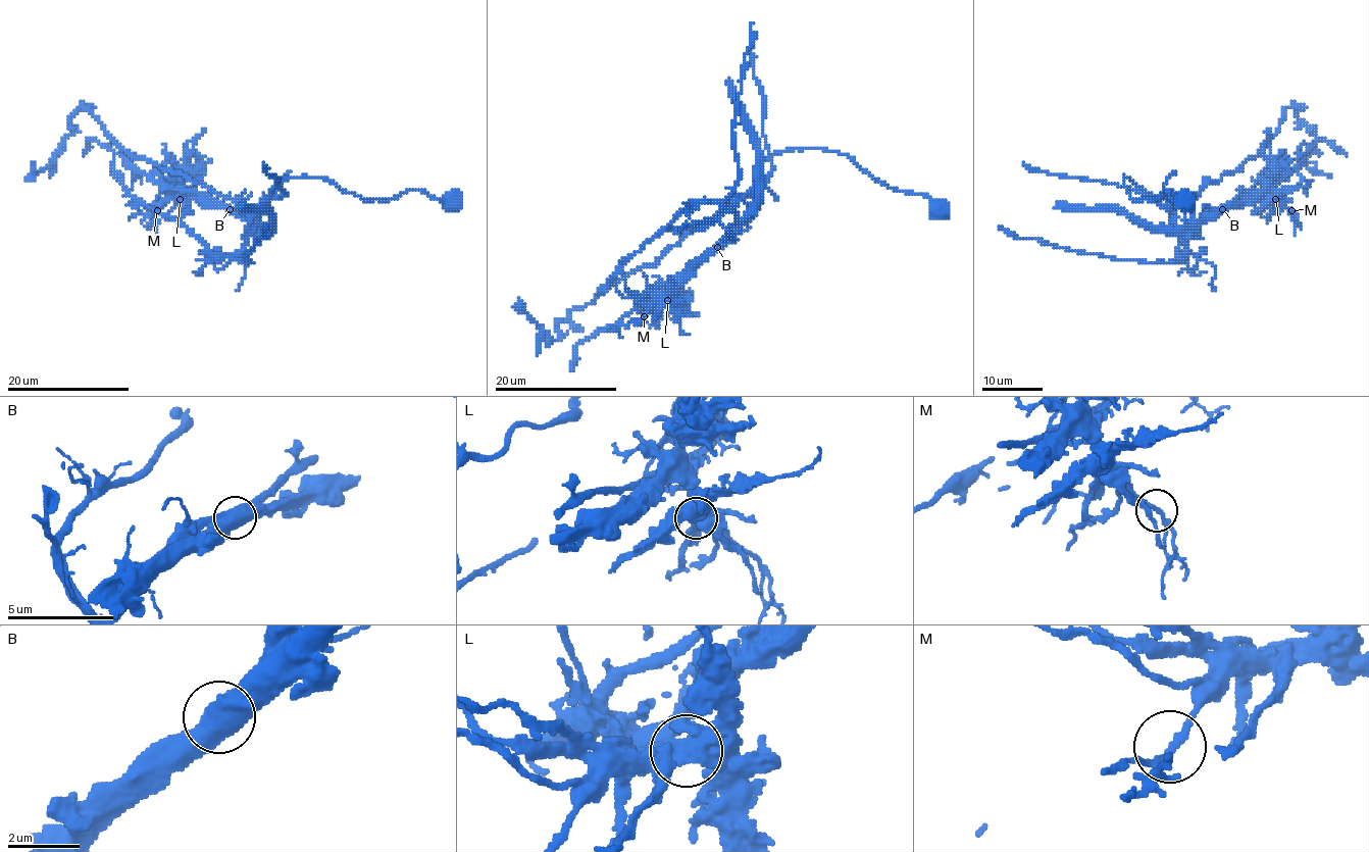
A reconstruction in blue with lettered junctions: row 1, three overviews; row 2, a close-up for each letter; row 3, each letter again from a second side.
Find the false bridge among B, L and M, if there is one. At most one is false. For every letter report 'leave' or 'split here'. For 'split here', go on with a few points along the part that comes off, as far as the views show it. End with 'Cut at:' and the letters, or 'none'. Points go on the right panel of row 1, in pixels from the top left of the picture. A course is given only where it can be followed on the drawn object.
B: split here; course (1222, 208), (1185, 229), (1155, 229), (1142, 220), (1129, 219), (1117, 210), (1071, 210), (1056, 204)
L: leave
M: leave
Cut at: B

